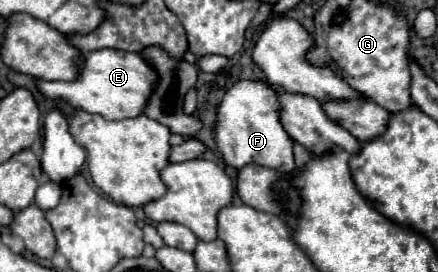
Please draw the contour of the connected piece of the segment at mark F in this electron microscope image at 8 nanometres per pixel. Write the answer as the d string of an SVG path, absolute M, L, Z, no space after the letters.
M240 80L232 84L216 108L216 122L212 126L218 152L232 168L240 164L260 164L280 172L292 172L292 138L278 122L278 104L270 86L262 80Z

